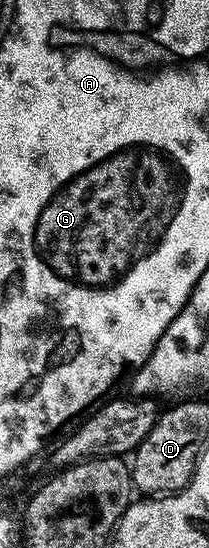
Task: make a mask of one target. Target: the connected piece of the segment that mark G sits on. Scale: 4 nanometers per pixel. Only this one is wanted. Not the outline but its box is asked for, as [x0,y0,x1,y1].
[28,140,191,294]

